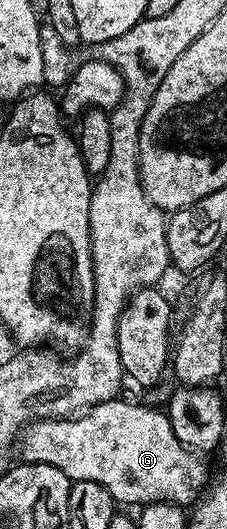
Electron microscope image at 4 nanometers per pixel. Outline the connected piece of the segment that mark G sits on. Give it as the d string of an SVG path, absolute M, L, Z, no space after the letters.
M121 401L104 402L76 416L43 418L30 422L19 438L19 450L21 446L22 454L20 457L26 462L51 464L59 468L69 477L70 483L103 484L103 488L111 492L113 501L117 504L130 502L134 508L140 508L151 502L174 502L176 506L185 508L196 503L202 497L211 478L211 470L205 467L205 462L201 459L204 457L200 453L188 450L177 439L169 423L168 413L152 405L140 406L137 402Z

